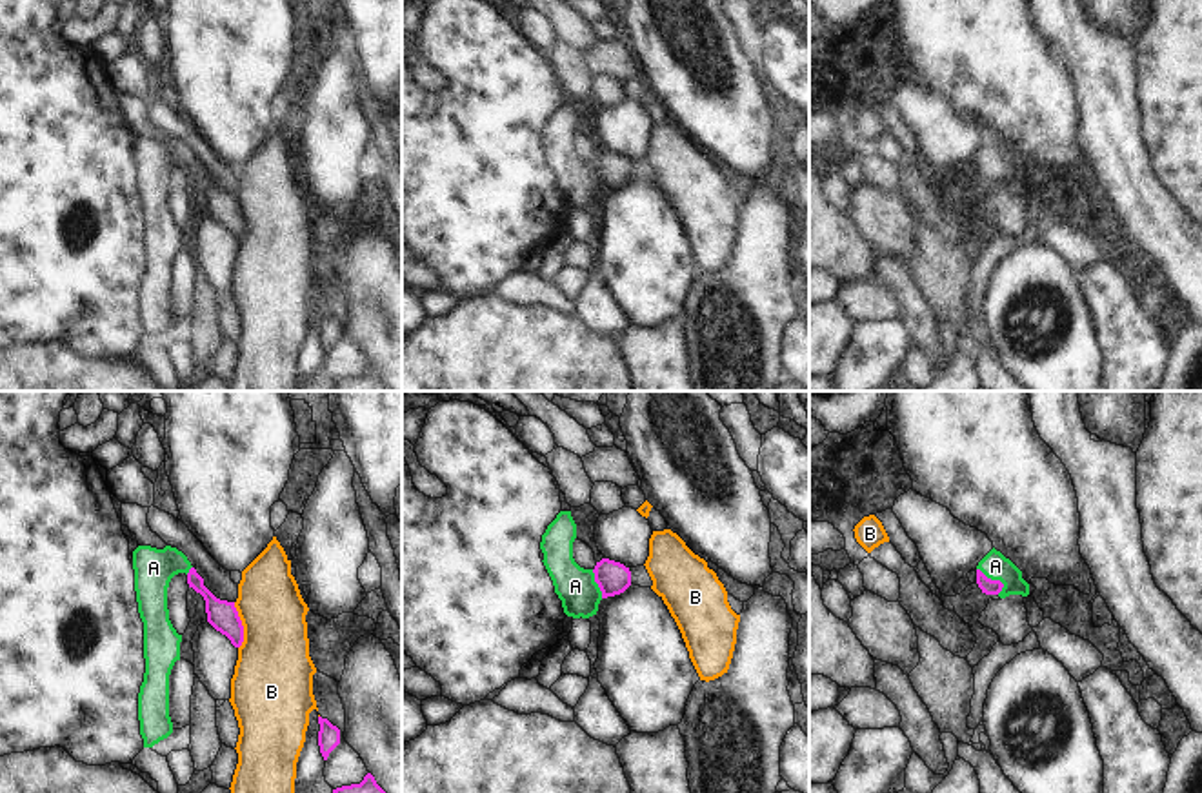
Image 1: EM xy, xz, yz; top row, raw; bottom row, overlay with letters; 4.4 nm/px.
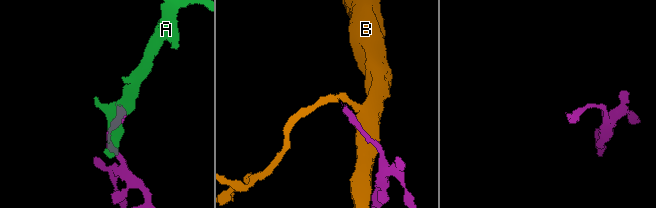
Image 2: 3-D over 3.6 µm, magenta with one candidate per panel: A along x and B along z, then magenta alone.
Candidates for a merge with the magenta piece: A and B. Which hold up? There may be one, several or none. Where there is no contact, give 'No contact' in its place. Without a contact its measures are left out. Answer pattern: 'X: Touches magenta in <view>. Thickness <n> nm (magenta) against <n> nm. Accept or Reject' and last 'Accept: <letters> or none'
A: Touches magenta in yz. Thickness 70 nm (magenta) against 120 nm. Accept
B: Touches magenta in xy. Thickness 140 nm (magenta) against 340 nm. Reject
Accept: A.

